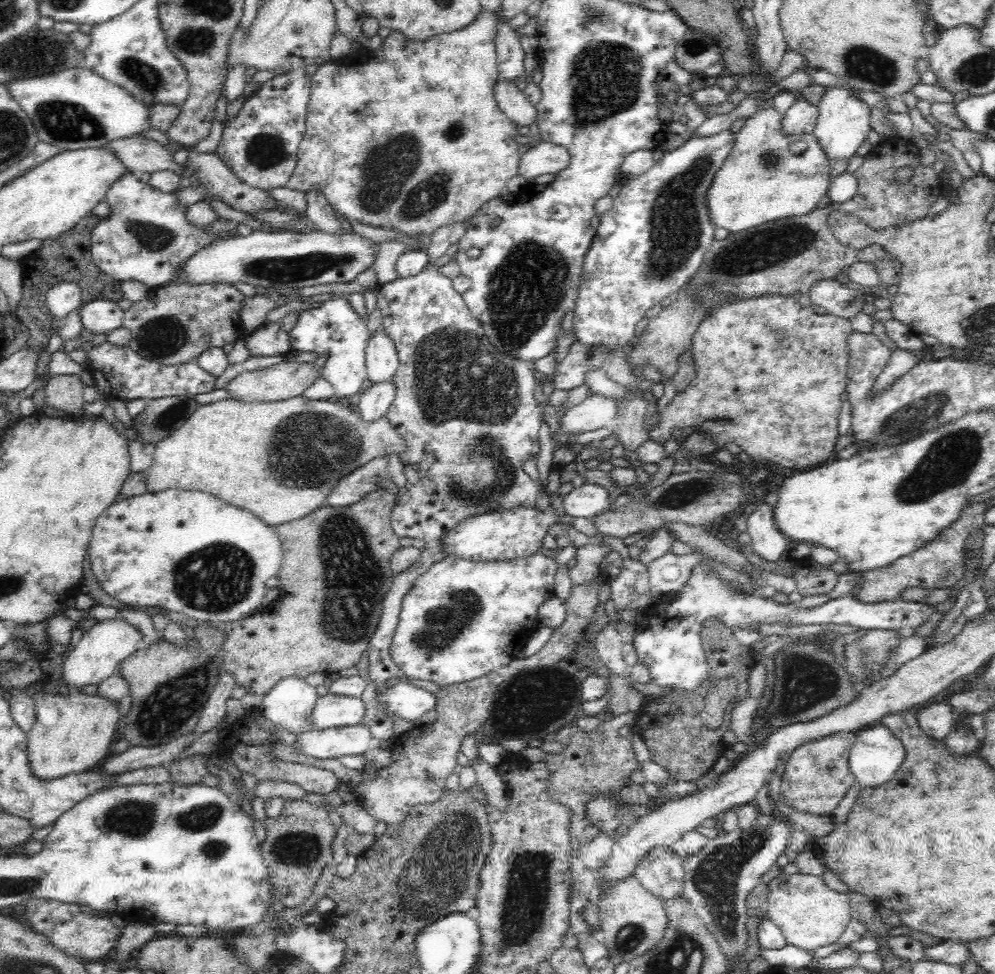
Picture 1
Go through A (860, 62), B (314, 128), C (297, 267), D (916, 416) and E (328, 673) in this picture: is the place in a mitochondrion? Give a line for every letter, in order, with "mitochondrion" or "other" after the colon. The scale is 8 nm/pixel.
A: mitochondrion
B: other
C: mitochondrion
D: mitochondrion
E: other

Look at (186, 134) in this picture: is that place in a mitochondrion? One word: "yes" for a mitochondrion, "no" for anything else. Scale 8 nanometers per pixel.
no

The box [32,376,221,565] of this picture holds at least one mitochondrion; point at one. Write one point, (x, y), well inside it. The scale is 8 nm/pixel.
(170, 416)

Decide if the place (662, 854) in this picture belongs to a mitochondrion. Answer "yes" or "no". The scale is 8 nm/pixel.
no

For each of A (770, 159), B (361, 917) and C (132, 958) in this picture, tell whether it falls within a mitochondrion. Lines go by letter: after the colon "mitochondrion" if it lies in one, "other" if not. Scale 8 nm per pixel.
A: mitochondrion
B: other
C: other

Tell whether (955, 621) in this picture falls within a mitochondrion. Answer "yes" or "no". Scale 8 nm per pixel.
no

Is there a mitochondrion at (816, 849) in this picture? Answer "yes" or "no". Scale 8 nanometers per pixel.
no

